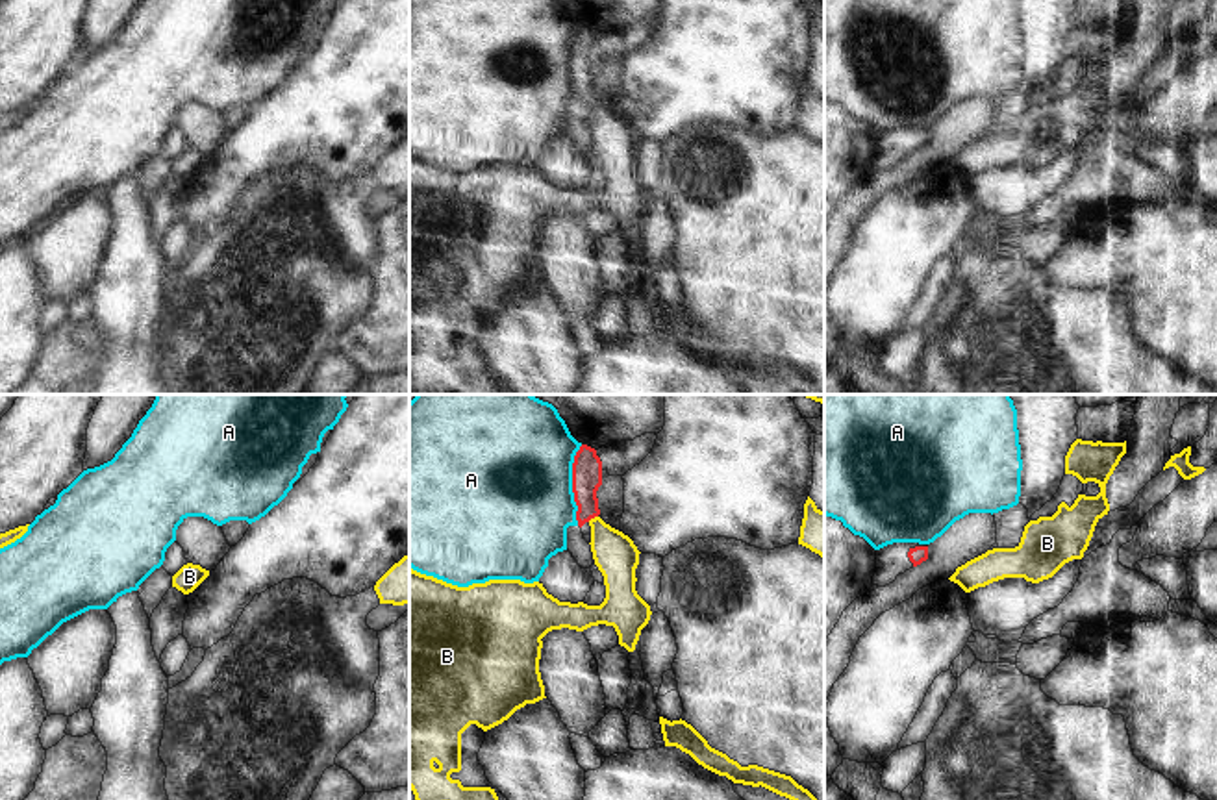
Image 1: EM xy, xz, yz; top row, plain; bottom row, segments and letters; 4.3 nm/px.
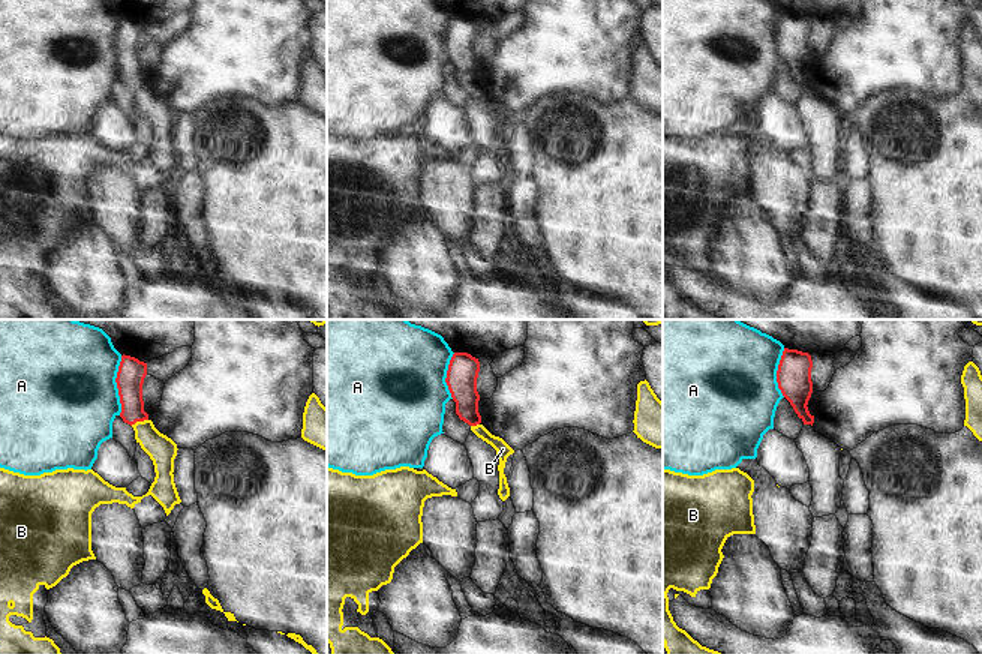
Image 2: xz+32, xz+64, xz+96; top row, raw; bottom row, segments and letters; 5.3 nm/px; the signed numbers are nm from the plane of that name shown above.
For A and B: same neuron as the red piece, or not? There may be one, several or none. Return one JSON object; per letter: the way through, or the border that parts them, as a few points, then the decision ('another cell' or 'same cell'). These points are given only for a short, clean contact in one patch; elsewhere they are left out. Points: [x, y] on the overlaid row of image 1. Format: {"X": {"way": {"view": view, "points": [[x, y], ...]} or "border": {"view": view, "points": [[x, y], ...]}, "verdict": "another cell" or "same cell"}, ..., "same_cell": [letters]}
{"A": {"verdict": "another cell"}, "B": {"way": {"view": "xz", "points": [[588, 467], [591, 517], [614, 552]]}, "verdict": "same cell"}, "same_cell": ["B"]}

